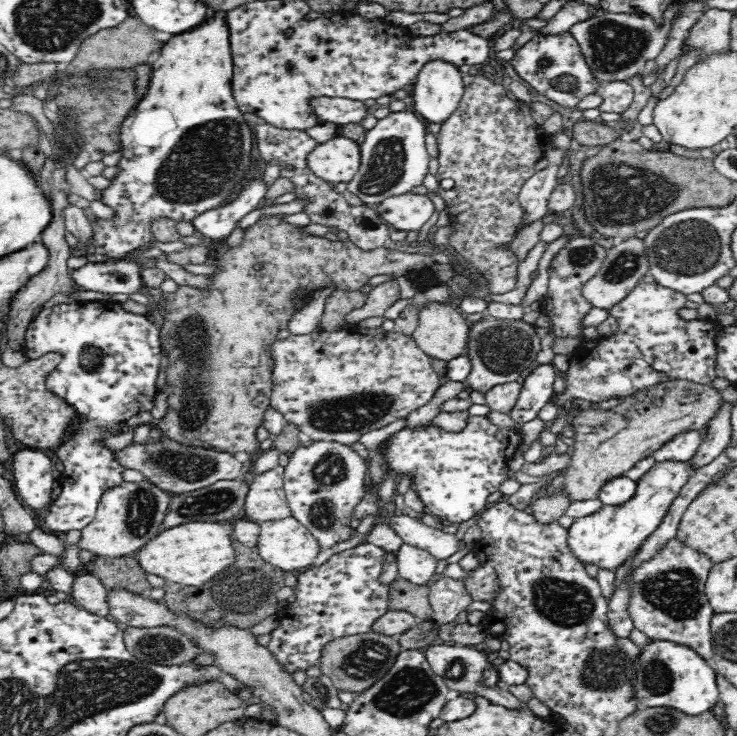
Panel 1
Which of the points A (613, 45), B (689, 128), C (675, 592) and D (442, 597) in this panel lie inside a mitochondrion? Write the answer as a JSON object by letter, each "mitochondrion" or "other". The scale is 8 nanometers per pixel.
{"A":"mitochondrion","B":"other","C":"mitochondrion","D":"other"}

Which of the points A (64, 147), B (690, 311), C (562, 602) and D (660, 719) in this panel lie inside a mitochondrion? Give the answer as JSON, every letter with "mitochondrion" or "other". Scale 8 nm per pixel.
{"A":"mitochondrion","B":"other","C":"mitochondrion","D":"mitochondrion"}

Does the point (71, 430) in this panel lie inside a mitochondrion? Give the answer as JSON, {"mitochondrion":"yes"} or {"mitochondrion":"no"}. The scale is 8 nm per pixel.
{"mitochondrion":"no"}

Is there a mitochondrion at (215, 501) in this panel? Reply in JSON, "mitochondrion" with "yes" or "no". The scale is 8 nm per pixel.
{"mitochondrion":"yes"}

